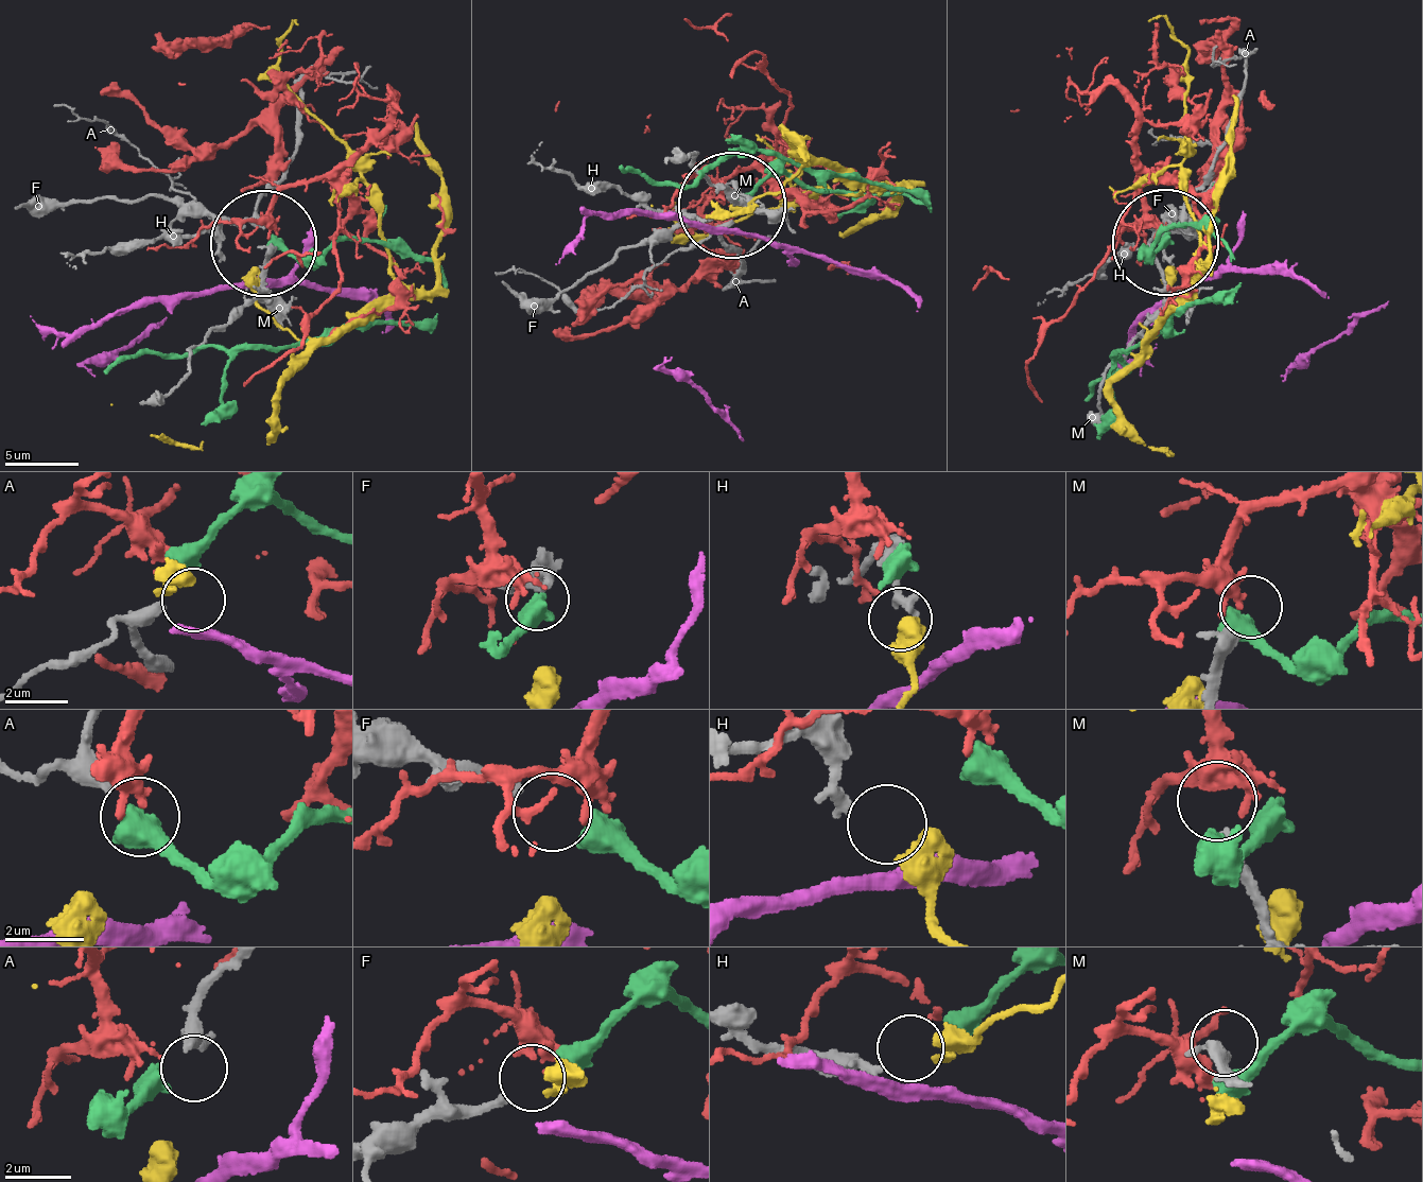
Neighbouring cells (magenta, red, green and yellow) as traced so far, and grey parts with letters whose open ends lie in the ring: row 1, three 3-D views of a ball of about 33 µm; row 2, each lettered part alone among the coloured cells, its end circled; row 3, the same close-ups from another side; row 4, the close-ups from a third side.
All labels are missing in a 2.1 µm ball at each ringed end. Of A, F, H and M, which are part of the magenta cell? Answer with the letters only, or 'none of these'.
none of these

